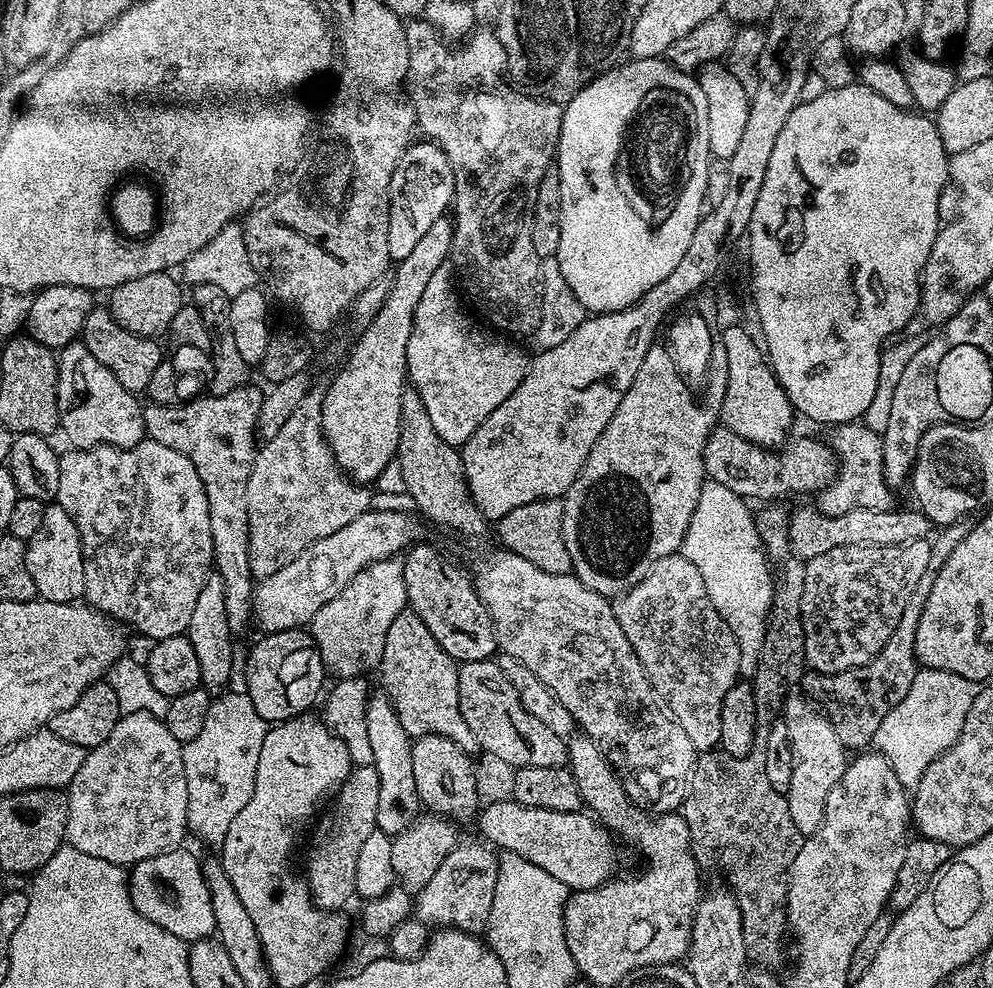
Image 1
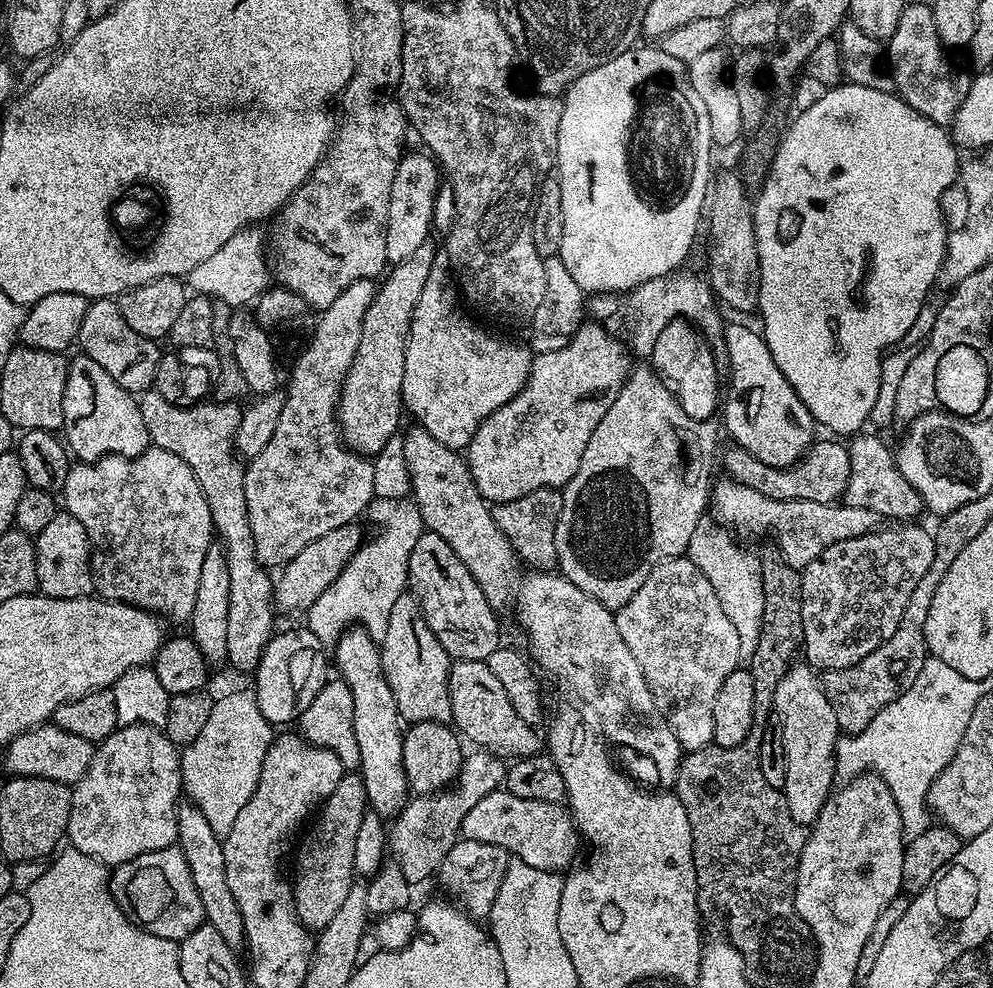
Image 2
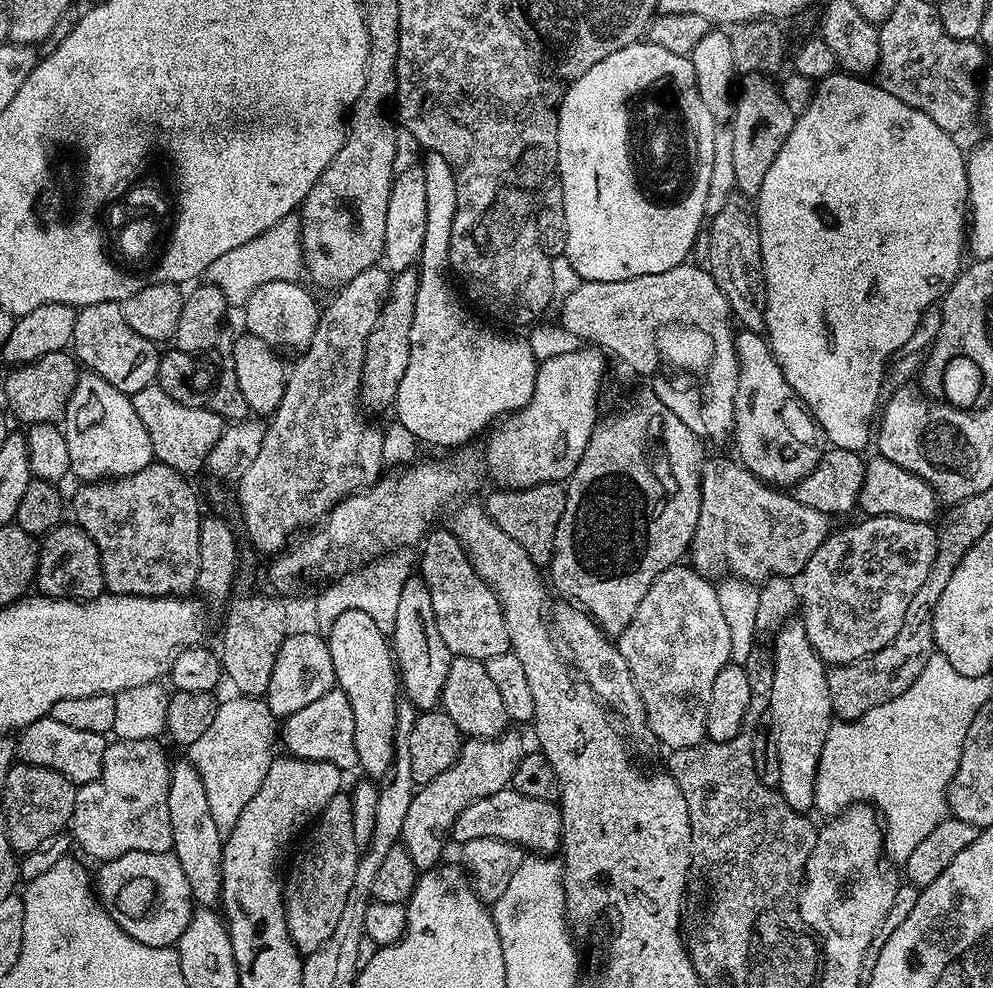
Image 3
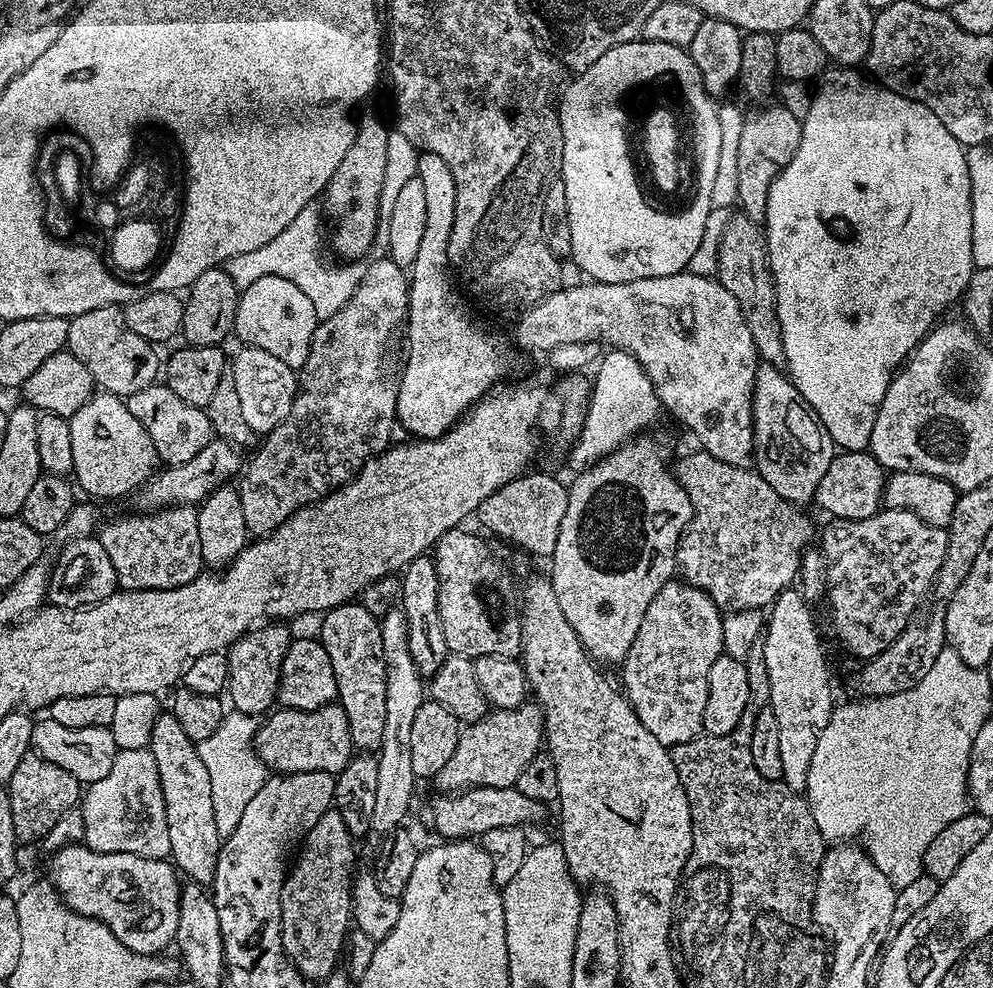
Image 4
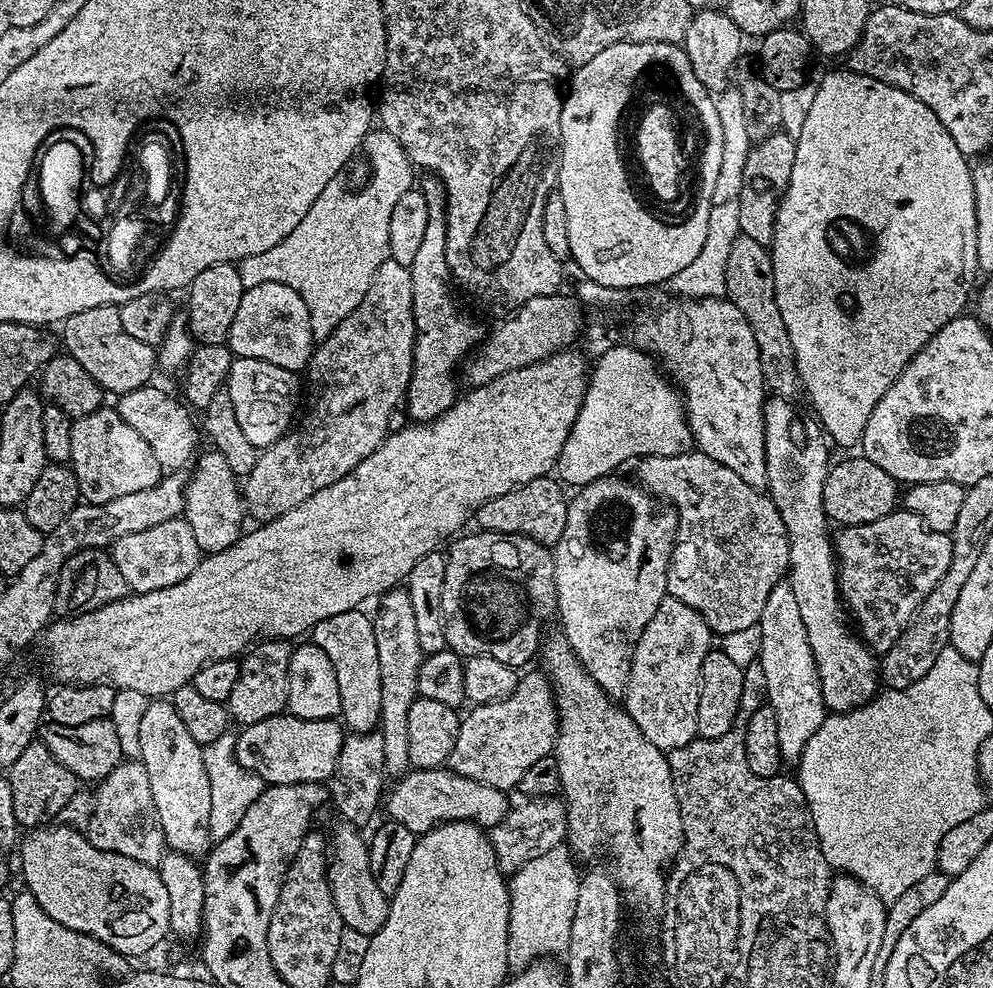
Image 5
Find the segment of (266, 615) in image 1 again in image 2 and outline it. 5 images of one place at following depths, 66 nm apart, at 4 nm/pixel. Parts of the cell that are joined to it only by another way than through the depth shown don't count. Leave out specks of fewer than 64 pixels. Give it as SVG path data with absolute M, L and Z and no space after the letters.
M356 522L343 524L330 530L330 534L322 534L322 538L310 542L310 546L302 550L302 554L298 554L289 564L279 569L274 580L275 607L279 611L281 608L284 612L296 612L299 608L307 610L321 597L323 591L332 587L338 576L342 574L343 568L361 548L360 526Z

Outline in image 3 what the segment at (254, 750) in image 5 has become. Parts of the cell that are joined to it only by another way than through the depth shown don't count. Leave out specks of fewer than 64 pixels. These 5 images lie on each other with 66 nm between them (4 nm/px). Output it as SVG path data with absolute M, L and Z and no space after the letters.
M334 686L329 692L322 694L322 698L317 698L315 702L310 702L310 706L283 717L282 748L287 755L296 756L299 760L330 762L341 770L355 769L358 765L358 750L354 750L354 713L350 711L350 698L346 698L346 694L339 686Z

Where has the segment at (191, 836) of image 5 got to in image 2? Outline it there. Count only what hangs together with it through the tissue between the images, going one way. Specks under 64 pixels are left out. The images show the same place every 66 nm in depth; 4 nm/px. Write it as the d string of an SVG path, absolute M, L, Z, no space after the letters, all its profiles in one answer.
M184 802L176 809L176 838L182 854L186 858L186 866L190 866L190 878L194 878L194 890L198 890L198 898L202 898L204 919L214 930L218 930L222 942L234 950L245 947L244 923L238 910L238 902L234 902L234 894L230 894L230 885L226 882L226 858L221 837L210 830L210 822L202 815L202 810L191 802Z

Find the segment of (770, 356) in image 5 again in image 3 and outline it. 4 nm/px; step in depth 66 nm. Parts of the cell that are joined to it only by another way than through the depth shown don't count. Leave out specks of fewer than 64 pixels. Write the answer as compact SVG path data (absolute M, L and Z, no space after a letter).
M735 190L729 193L718 214L711 217L706 231L709 236L706 255L708 273L714 278L714 282L718 282L718 290L726 294L726 302L739 327L750 332L763 333L766 290L760 253L760 231L749 197Z

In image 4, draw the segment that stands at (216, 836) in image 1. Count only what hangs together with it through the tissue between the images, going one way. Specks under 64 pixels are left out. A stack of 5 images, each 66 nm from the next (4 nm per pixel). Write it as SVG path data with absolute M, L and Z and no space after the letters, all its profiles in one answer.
M225 711L222 722L210 738L199 741L200 757L210 773L210 794L214 794L214 823L221 838L234 834L246 806L262 790L270 775L256 752L257 717L246 712Z

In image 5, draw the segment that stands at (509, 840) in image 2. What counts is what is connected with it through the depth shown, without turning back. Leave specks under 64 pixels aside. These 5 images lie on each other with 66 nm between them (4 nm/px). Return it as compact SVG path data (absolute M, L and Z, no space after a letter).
M445 766L442 768L412 768L404 773L395 781L396 784L391 785L390 791L386 796L386 812L393 816L396 824L406 826L406 830L417 834L428 832L434 827L442 824L448 824L452 820L468 820L472 824L479 824L481 828L490 830L498 822L502 822L502 818L506 818L506 814L510 810L510 803L503 791L494 786L486 786L482 782L474 782L474 778L466 778L453 772L451 768Z

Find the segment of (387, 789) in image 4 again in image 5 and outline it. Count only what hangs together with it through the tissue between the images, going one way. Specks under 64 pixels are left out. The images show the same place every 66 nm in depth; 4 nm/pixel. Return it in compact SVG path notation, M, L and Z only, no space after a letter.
M397 586L388 589L379 597L380 609L374 612L374 642L378 642L378 670L382 670L382 714L378 731L382 738L382 754L384 755L384 770L389 777L399 778L410 768L410 706L418 699L416 679L422 653L418 646L418 629L414 619L414 605L410 602L407 587Z

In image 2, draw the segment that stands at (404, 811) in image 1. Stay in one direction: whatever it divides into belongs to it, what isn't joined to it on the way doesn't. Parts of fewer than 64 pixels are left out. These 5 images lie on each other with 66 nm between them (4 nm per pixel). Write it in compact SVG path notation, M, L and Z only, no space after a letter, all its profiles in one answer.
M359 626L348 628L334 647L334 668L335 671L336 668L340 671L337 672L339 679L344 680L346 686L350 686L350 692L354 694L354 735L358 737L360 754L358 775L363 778L366 786L369 809L377 812L381 818L395 818L400 815L410 799L408 775L402 762L405 729L398 714L398 702L394 702L394 693L390 690L390 682L386 682L386 674L380 661L379 643Z

